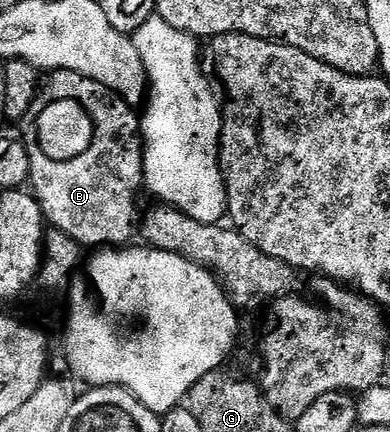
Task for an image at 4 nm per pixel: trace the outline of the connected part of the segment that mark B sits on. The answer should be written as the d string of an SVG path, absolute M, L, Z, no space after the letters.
M62 71L62 79L56 79L58 83L55 83L52 78L39 90L38 98L35 99L36 105L52 105L56 101L69 101L72 105L90 105L92 113L96 115L96 127L94 127L94 133L92 133L92 147L86 147L86 149L80 149L78 155L74 157L68 157L68 159L54 159L54 157L46 157L46 149L42 149L42 137L40 137L40 123L42 119L34 117L32 112L26 114L30 118L30 123L33 123L33 127L30 127L30 131L27 131L24 127L21 128L20 135L26 144L28 149L28 157L30 158L30 177L28 180L29 186L32 188L32 194L35 199L38 200L40 209L42 210L45 222L49 224L51 228L58 228L63 233L70 235L76 242L80 243L83 248L86 249L98 249L103 245L126 245L131 242L130 239L140 227L140 210L138 211L138 190L141 192L144 187L144 180L142 178L142 157L144 154L144 144L142 142L142 121L139 112L135 110L133 106L126 103L123 98L115 98L113 94L106 90L106 88L100 86L99 83L95 83L91 79L88 83L82 83L82 77L80 79L74 79L74 71Z

